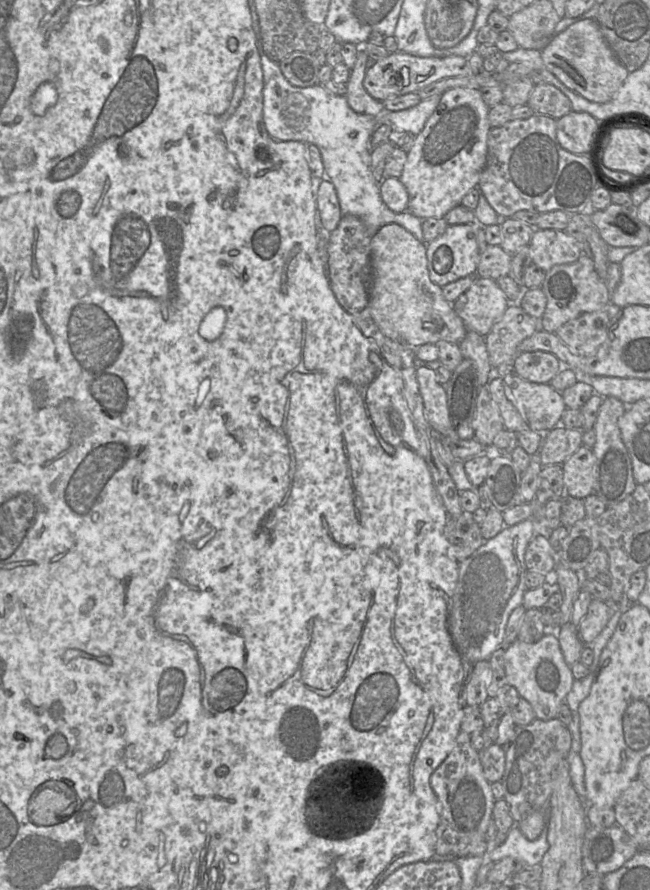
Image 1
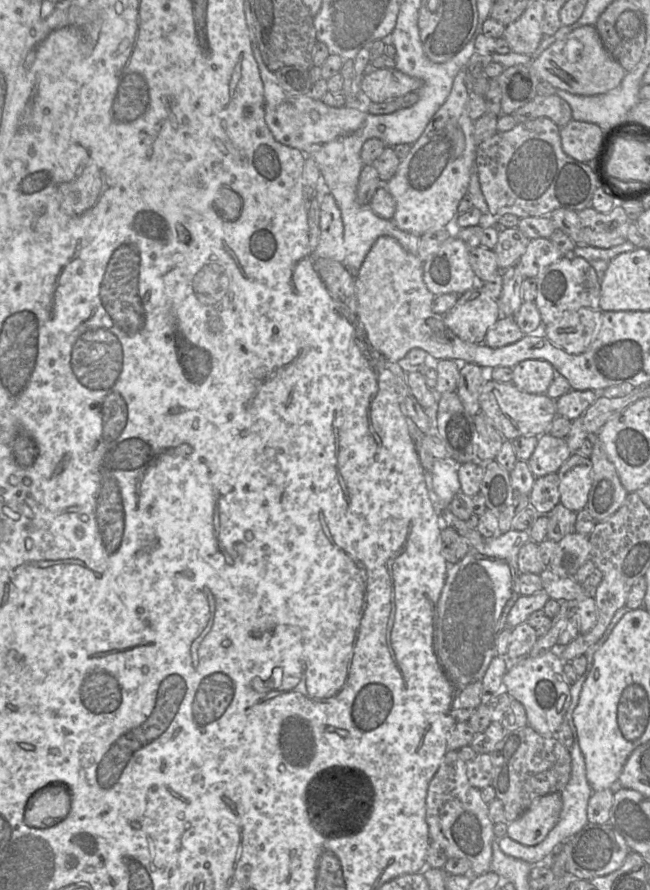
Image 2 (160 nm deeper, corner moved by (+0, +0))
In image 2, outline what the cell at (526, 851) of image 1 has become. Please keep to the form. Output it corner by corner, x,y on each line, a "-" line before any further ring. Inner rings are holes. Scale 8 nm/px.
585,671
585,673
578,678
575,684
570,687
571,694
571,702
569,708
566,712
566,720
572,730
573,733
573,745
570,748
571,755
571,774
570,779
565,786
565,788
561,791
561,799
562,799
562,809
559,816
559,820
554,828
548,833
547,837
539,844
535,846
524,846
514,840
512,840
508,836
504,836
502,839
499,839
499,848
500,850
513,858
523,860
529,864
536,864
541,862
542,860
548,860
551,855
568,839
572,838
575,834
582,830
582,828
588,824
587,819
587,806
590,796
592,795
592,788
589,785
589,782
586,777
586,766
584,756
580,750
578,735
576,731
576,727
573,722
573,711
576,708
580,693
583,689
583,686
588,677
589,671

